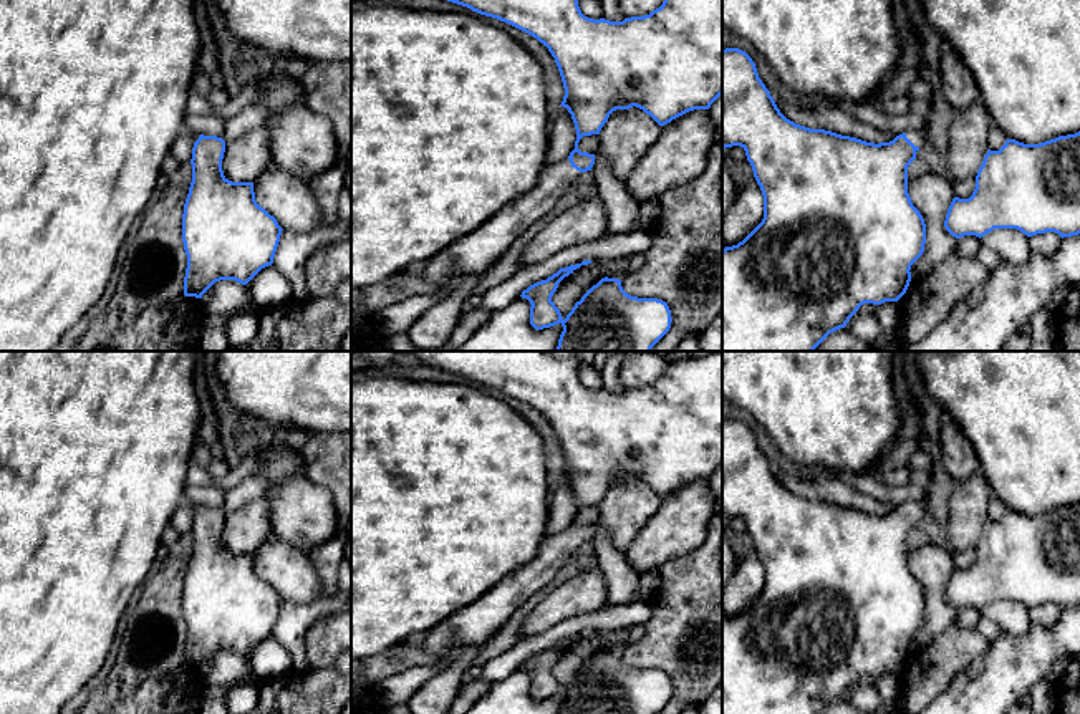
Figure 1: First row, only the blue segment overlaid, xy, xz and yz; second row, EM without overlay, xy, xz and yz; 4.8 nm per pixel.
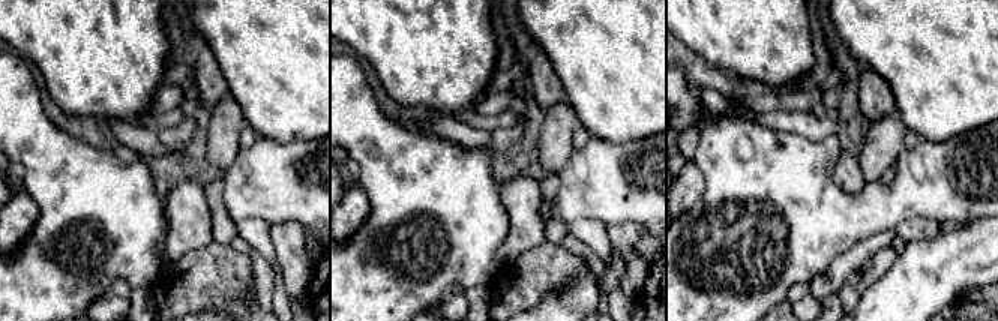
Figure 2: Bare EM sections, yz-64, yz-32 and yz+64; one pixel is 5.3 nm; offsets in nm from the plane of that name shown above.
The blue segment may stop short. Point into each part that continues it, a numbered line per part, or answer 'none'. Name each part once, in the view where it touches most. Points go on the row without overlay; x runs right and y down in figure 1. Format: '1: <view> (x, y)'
1: yz (916, 507)

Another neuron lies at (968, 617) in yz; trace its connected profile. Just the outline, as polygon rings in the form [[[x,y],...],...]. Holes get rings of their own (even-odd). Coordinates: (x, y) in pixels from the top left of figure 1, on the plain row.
[[[964,606],[964,608],[957,610],[957,616],[956,616],[954,626],[976,628],[981,618],[982,618],[982,615],[981,615],[979,608]]]

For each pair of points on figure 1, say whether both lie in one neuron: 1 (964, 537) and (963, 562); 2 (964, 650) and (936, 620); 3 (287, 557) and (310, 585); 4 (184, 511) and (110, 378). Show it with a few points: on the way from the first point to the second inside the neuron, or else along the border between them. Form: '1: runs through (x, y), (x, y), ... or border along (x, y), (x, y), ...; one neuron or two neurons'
1: border along (974, 547), (953, 555); two neurons
2: border along (953, 625), (938, 633), (923, 648); two neurons
3: runs through (289, 564), (303, 578); one neuron
4: border along (184, 499), (169, 522); two neurons

